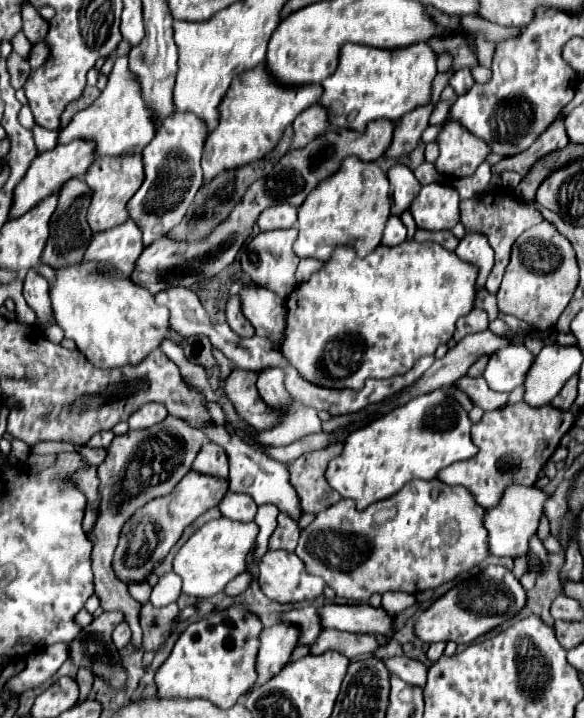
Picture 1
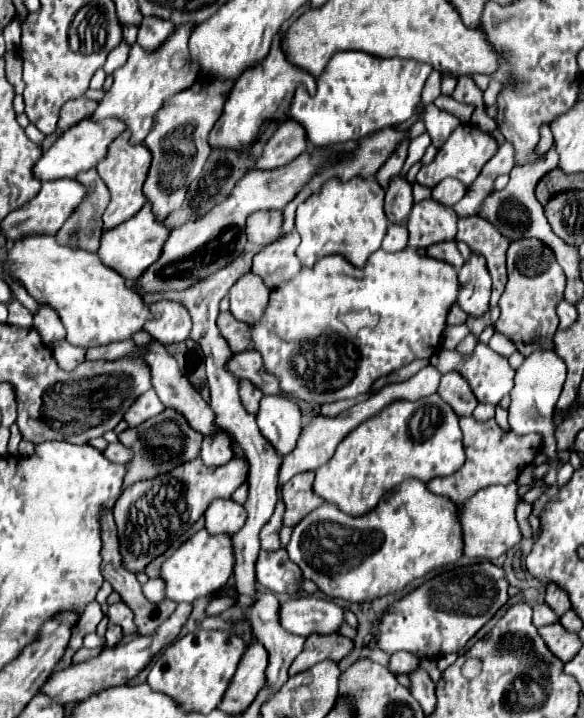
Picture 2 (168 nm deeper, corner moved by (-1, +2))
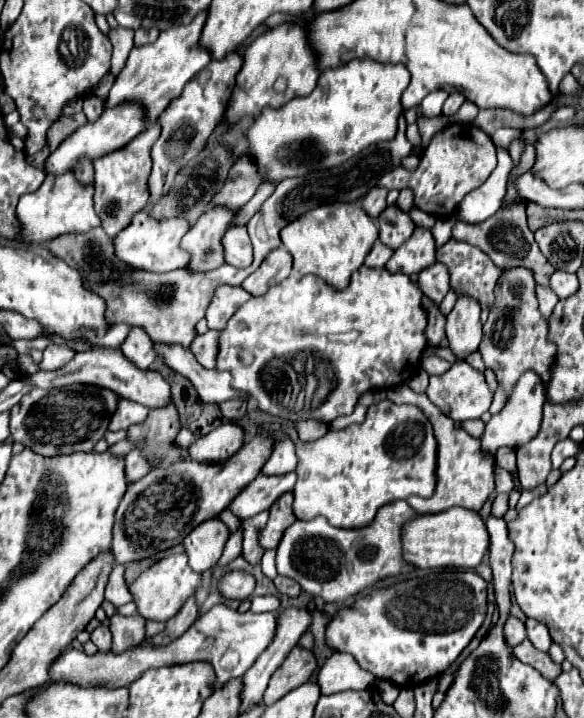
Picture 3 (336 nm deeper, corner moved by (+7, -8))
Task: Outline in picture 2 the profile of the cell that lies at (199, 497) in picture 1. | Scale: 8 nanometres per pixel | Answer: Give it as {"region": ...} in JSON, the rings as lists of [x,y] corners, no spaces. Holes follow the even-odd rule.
{"region":[[[234,457],[222,467],[208,467],[200,459],[192,459],[160,477],[126,487],[112,509],[126,569],[132,573],[144,571],[152,559],[168,549],[168,543],[186,533],[204,515],[214,499],[230,499],[248,477],[248,469],[248,461],[242,457]]]}

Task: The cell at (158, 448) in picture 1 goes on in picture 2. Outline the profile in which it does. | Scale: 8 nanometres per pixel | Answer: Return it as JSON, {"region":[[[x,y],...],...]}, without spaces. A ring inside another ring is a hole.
{"region":[[[164,409],[160,415],[156,415],[156,423],[150,423],[148,429],[126,429],[118,435],[120,443],[130,447],[134,451],[134,459],[128,465],[128,473],[124,477],[124,487],[142,481],[142,479],[152,479],[160,473],[168,473],[170,469],[174,469],[176,465],[180,465],[182,461],[190,461],[198,457],[200,445],[204,435],[196,433],[186,417],[174,409]]]}

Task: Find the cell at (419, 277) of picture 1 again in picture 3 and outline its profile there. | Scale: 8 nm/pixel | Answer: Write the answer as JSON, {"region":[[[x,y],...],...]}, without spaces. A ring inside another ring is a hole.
{"region":[[[362,265],[358,271],[354,271],[352,275],[352,281],[346,289],[334,289],[334,287],[328,287],[322,279],[316,279],[316,275],[306,275],[302,277],[300,281],[294,279],[294,277],[286,277],[284,281],[280,281],[276,287],[272,287],[266,295],[260,295],[260,297],[252,297],[250,301],[246,301],[236,313],[234,317],[228,321],[226,329],[220,331],[220,351],[218,351],[218,363],[216,363],[216,369],[218,371],[230,371],[234,381],[232,385],[236,389],[242,389],[242,391],[248,391],[260,405],[262,411],[274,415],[274,417],[280,417],[280,419],[288,419],[288,421],[300,421],[300,419],[320,419],[320,421],[334,421],[336,417],[340,415],[350,415],[354,411],[354,405],[358,401],[358,397],[362,393],[366,393],[368,389],[388,389],[388,387],[396,387],[404,381],[408,381],[418,369],[420,369],[420,363],[422,363],[422,353],[426,351],[428,347],[428,339],[424,335],[426,331],[426,323],[428,323],[428,317],[426,317],[426,309],[422,307],[422,299],[424,299],[424,293],[420,291],[420,285],[414,283],[408,275],[404,273],[390,273],[386,267],[366,267]],[[244,351],[250,351],[252,353],[252,361],[250,363],[244,363],[242,359],[242,353]]]}

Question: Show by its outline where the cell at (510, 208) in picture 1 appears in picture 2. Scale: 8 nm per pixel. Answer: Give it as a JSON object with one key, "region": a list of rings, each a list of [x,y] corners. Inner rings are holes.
{"region":[[[476,215],[458,221],[458,233],[454,241],[464,241],[472,253],[478,253],[486,259],[486,267],[492,277],[490,305],[498,305],[498,299],[506,287],[506,249],[510,241],[506,237],[500,237],[500,233],[496,233],[488,221]]]}

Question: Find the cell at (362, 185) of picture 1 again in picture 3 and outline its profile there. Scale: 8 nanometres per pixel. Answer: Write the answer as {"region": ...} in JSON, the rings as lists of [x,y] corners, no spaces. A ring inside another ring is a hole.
{"region":[[[358,201],[326,203],[324,207],[316,207],[300,215],[296,223],[288,223],[288,227],[280,231],[280,239],[294,257],[292,277],[302,279],[304,275],[312,273],[336,289],[344,289],[348,287],[352,273],[364,263],[372,245],[378,241],[378,231],[374,219],[362,211],[362,205]]]}

